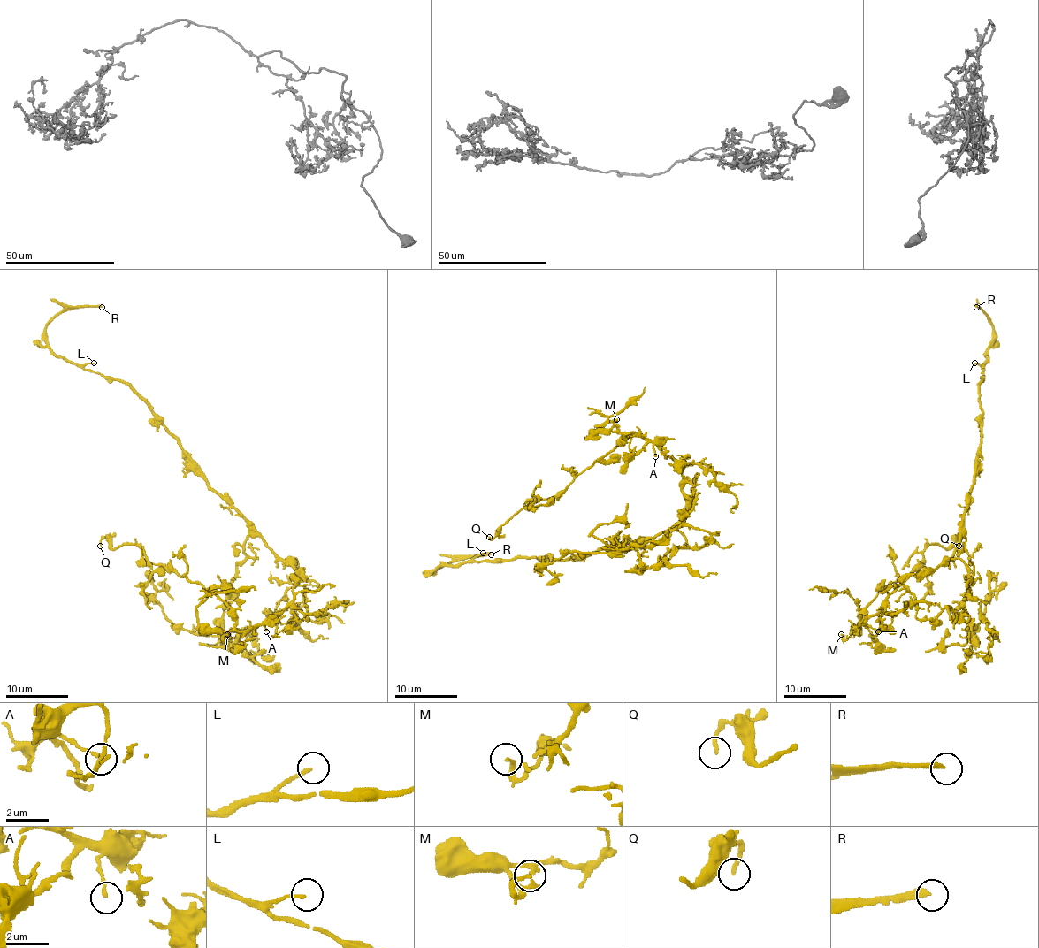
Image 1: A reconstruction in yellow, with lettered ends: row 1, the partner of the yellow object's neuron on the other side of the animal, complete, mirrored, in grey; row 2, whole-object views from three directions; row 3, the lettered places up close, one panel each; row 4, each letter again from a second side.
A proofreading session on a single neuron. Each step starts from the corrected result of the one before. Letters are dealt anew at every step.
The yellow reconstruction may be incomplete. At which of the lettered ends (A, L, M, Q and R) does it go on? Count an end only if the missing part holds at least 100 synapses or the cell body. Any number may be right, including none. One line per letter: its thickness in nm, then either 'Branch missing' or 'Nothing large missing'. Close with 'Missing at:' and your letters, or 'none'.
A: Thickness 140 nm. Nothing large missing
L: Thickness 140 nm. Branch missing
M: Thickness 180 nm. Nothing large missing
Q: Thickness 160 nm. Nothing large missing
R: Thickness 240 nm. Branch missing
Missing at: L, R

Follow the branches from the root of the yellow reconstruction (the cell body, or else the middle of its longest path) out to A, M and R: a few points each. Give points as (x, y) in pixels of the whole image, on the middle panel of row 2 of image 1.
A: (658, 536), (678, 520), (686, 508), (686, 495), (682, 489), (683, 466), (657, 444), (653, 446), (655, 456)
M: (658, 536), (686, 508), (683, 466), (653, 442), (621, 433), (612, 423), (616, 419)
R: (658, 536), (569, 559), (469, 561), (441, 565), (435, 571), (456, 555), (491, 554)

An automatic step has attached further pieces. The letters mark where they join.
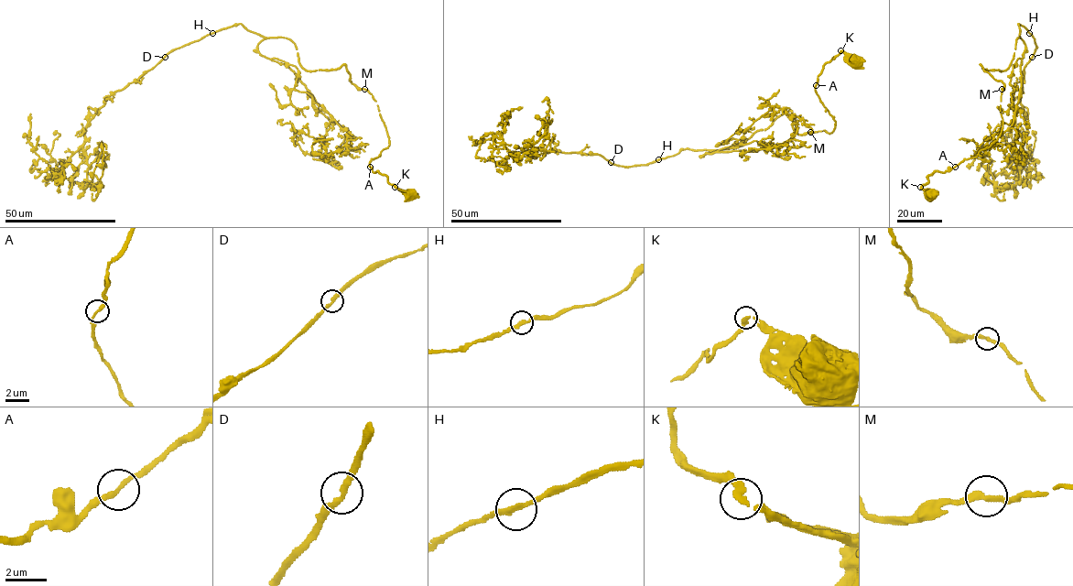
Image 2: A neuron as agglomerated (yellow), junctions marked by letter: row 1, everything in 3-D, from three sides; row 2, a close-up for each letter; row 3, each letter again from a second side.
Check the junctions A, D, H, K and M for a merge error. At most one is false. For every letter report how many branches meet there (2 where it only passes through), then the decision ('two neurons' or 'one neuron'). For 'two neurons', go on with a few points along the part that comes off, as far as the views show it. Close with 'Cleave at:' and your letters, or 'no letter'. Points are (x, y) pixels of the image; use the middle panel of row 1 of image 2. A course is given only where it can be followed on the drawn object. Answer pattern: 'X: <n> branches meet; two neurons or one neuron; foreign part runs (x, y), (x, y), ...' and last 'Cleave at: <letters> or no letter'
A: 2 branches meet; one neuron
D: 2 branches meet; one neuron
H: 2 branches meet; one neuron
K: 2 branches meet; one neuron
M: 2 branches meet; one neuron
Cleave at: no letter

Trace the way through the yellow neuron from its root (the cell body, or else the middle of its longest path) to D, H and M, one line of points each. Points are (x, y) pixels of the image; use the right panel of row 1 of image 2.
D: (932, 194), (929, 175), (1001, 133), (1004, 84), (980, 64), (1009, 67), (1019, 24), (1032, 57)
H: (932, 194), (920, 188), (929, 175), (1000, 135), (1004, 84), (980, 64), (1004, 70), (1019, 24), (1029, 33)
M: (932, 194), (920, 188), (928, 181), (929, 175), (950, 170), (997, 139), (1002, 126), (1002, 89)

